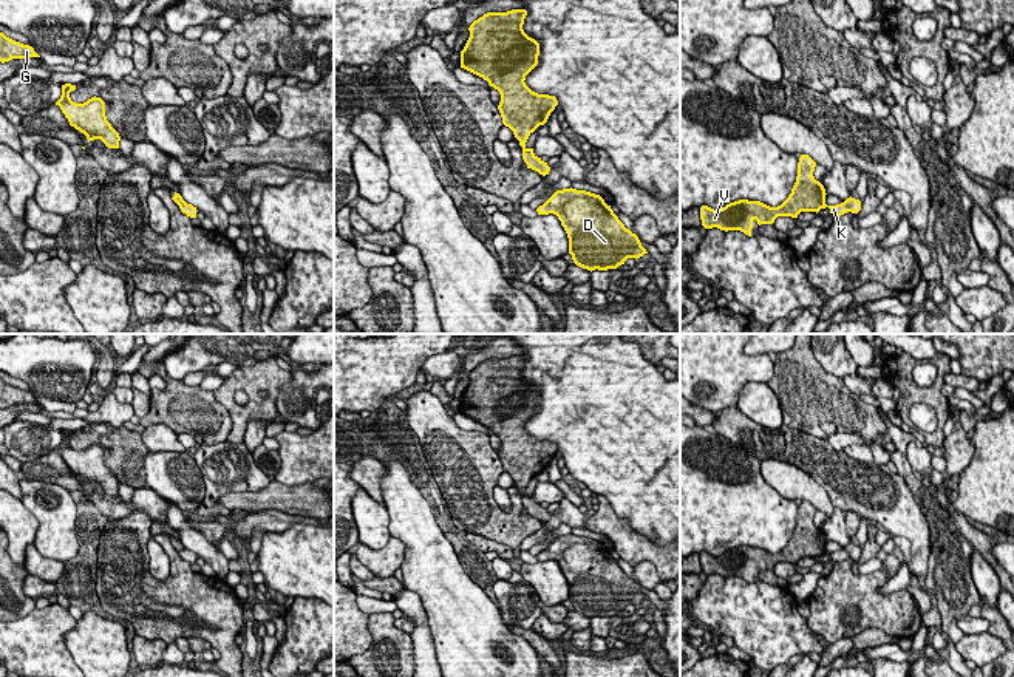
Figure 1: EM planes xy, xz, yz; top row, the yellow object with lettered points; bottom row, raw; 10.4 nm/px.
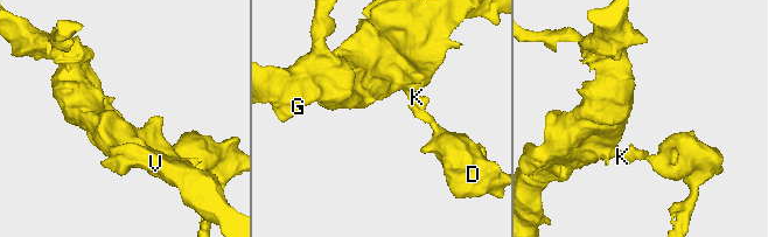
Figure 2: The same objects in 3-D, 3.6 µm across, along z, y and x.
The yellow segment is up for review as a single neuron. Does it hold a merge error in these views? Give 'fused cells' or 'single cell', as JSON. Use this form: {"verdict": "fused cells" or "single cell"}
{"verdict": "fused cells"}

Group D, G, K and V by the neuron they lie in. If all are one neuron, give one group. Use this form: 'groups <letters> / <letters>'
groups D / G K V

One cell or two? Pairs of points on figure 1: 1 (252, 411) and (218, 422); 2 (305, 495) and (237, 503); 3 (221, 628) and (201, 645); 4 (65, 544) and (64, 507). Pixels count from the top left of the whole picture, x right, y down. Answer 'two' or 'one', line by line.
1: two
2: one
3: two
4: one

